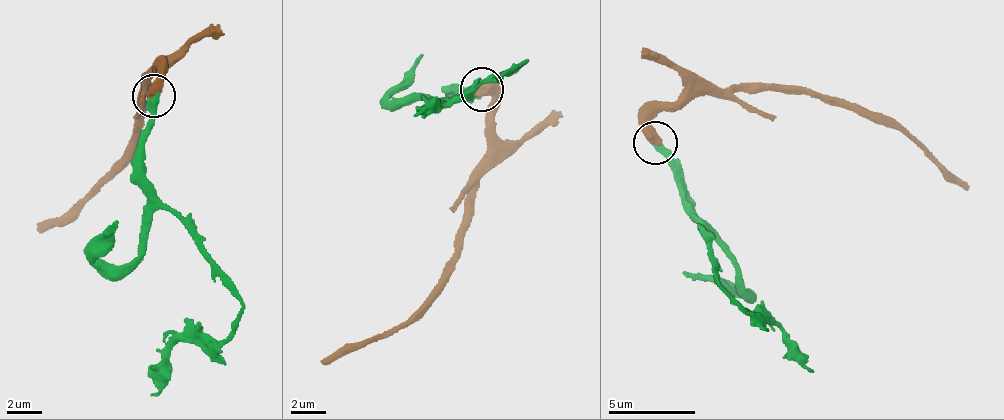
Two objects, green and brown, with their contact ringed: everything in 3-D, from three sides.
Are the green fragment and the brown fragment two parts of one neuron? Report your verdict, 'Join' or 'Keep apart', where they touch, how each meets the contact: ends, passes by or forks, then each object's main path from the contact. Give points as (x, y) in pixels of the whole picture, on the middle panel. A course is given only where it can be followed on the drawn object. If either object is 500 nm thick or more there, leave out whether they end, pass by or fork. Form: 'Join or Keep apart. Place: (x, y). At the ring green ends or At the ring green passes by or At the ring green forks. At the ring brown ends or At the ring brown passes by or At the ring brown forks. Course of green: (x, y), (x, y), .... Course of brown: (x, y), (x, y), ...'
Join. Place: (482, 89). Course of green: (483, 89), (465, 92), (457, 84), (467, 89), (524, 61), (481, 79), (453, 102), (436, 103), (412, 116). Course of brown: (483, 86), (492, 108), (492, 124), (472, 193), (463, 248), (435, 298), (375, 335), (321, 362)

